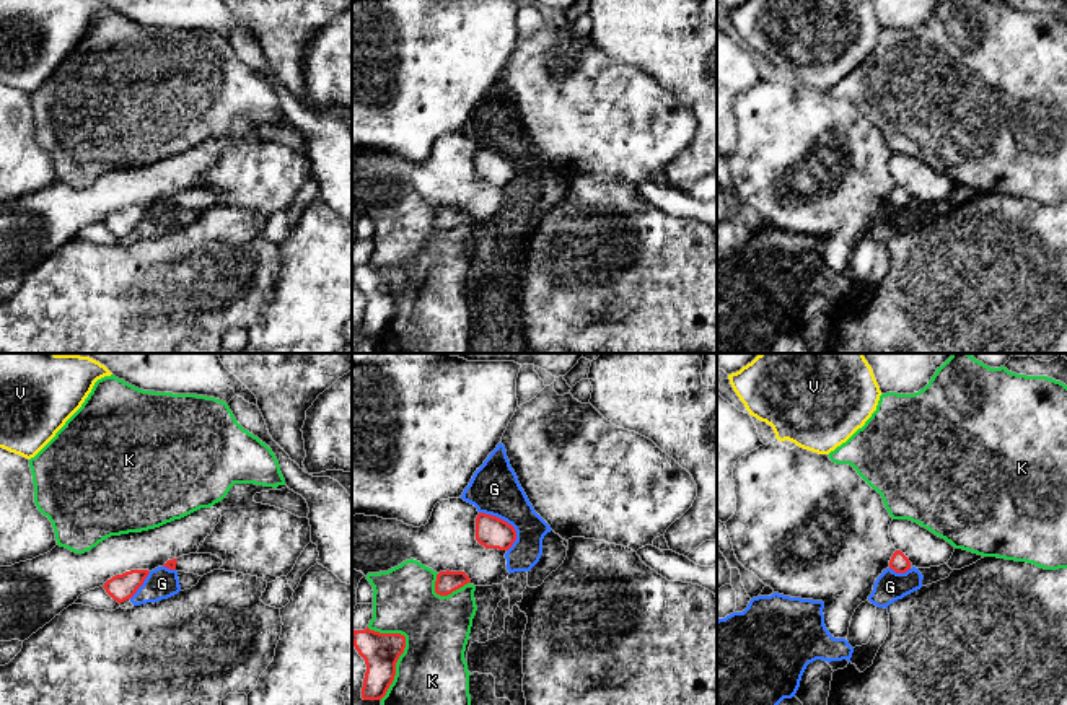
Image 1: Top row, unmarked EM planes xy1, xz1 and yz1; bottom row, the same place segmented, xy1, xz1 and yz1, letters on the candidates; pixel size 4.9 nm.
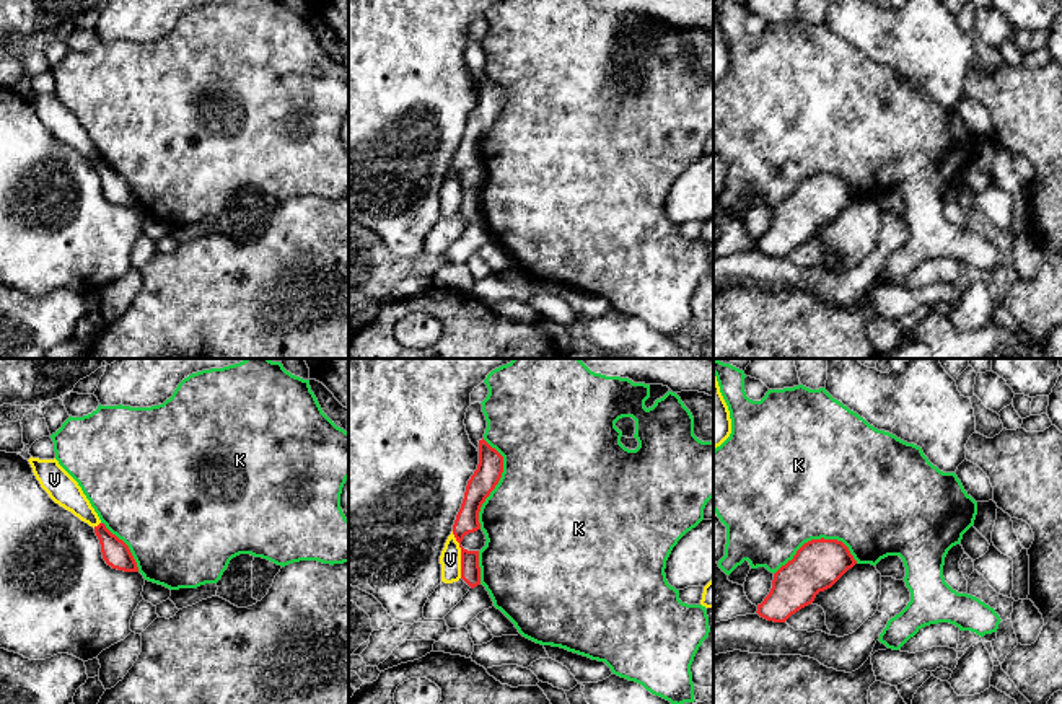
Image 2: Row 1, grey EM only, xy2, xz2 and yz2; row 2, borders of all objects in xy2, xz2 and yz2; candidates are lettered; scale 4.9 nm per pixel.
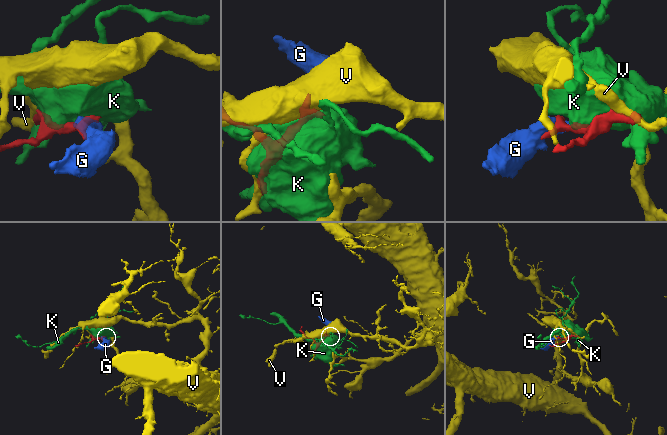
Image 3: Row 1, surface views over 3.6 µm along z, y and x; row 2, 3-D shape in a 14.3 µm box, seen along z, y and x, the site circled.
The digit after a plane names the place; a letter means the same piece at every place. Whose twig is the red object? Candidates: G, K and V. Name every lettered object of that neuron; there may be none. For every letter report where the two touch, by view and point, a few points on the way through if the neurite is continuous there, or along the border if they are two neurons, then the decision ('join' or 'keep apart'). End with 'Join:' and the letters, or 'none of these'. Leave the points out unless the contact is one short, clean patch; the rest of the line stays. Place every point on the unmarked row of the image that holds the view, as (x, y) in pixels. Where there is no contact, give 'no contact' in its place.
G: xz1 (507, 158) | keep apart
K: xz1 (403, 285) | keep apart
V: xz2 (461, 189) | keep apart
Join: none of these

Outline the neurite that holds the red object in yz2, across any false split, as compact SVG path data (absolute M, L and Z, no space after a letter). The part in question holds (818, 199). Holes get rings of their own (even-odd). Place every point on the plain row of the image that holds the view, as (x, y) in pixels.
M811 174L774 209L772 223L757 240L756 248L767 256L785 257L811 240L819 227L831 223L855 199L842 176Z

